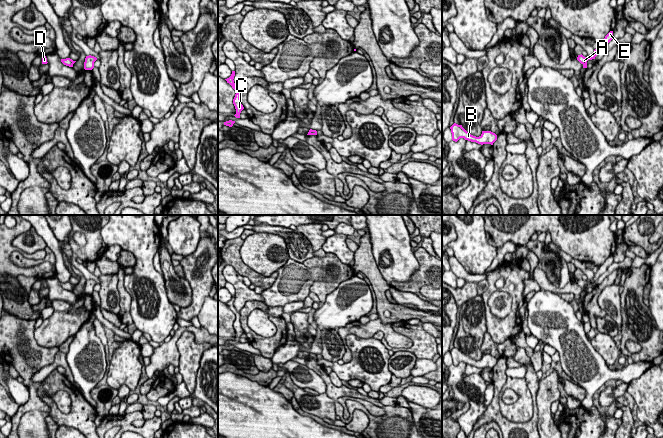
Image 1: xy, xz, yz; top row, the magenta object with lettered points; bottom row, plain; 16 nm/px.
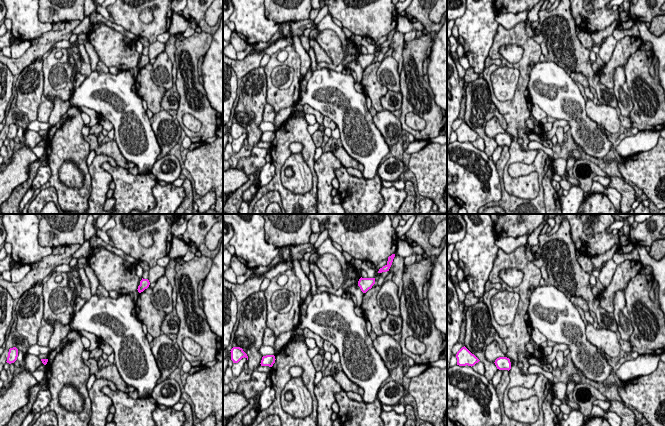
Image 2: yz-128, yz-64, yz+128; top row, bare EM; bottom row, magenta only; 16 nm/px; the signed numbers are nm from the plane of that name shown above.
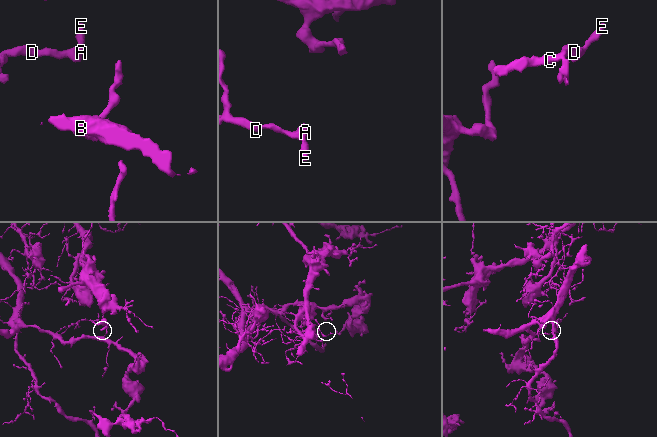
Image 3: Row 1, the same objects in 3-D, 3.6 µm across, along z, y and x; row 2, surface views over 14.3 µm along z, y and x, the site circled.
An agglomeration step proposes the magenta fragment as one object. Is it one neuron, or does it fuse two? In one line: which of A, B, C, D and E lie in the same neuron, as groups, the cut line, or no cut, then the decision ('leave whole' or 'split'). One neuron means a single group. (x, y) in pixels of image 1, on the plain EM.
groups A B C D E; cut none; leave whole

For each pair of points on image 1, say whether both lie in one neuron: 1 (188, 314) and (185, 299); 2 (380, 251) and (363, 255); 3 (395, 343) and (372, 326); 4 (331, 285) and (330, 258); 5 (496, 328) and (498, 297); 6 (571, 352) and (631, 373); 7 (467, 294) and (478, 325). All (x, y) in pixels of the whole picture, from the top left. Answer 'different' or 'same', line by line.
1: different
2: different
3: same
4: same
5: different
6: same
7: different

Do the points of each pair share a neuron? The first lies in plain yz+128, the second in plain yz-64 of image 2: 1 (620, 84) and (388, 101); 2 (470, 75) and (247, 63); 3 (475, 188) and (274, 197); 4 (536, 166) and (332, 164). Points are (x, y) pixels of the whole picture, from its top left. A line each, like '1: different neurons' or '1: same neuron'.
1: different neurons
2: same neuron
3: different neurons
4: different neurons

